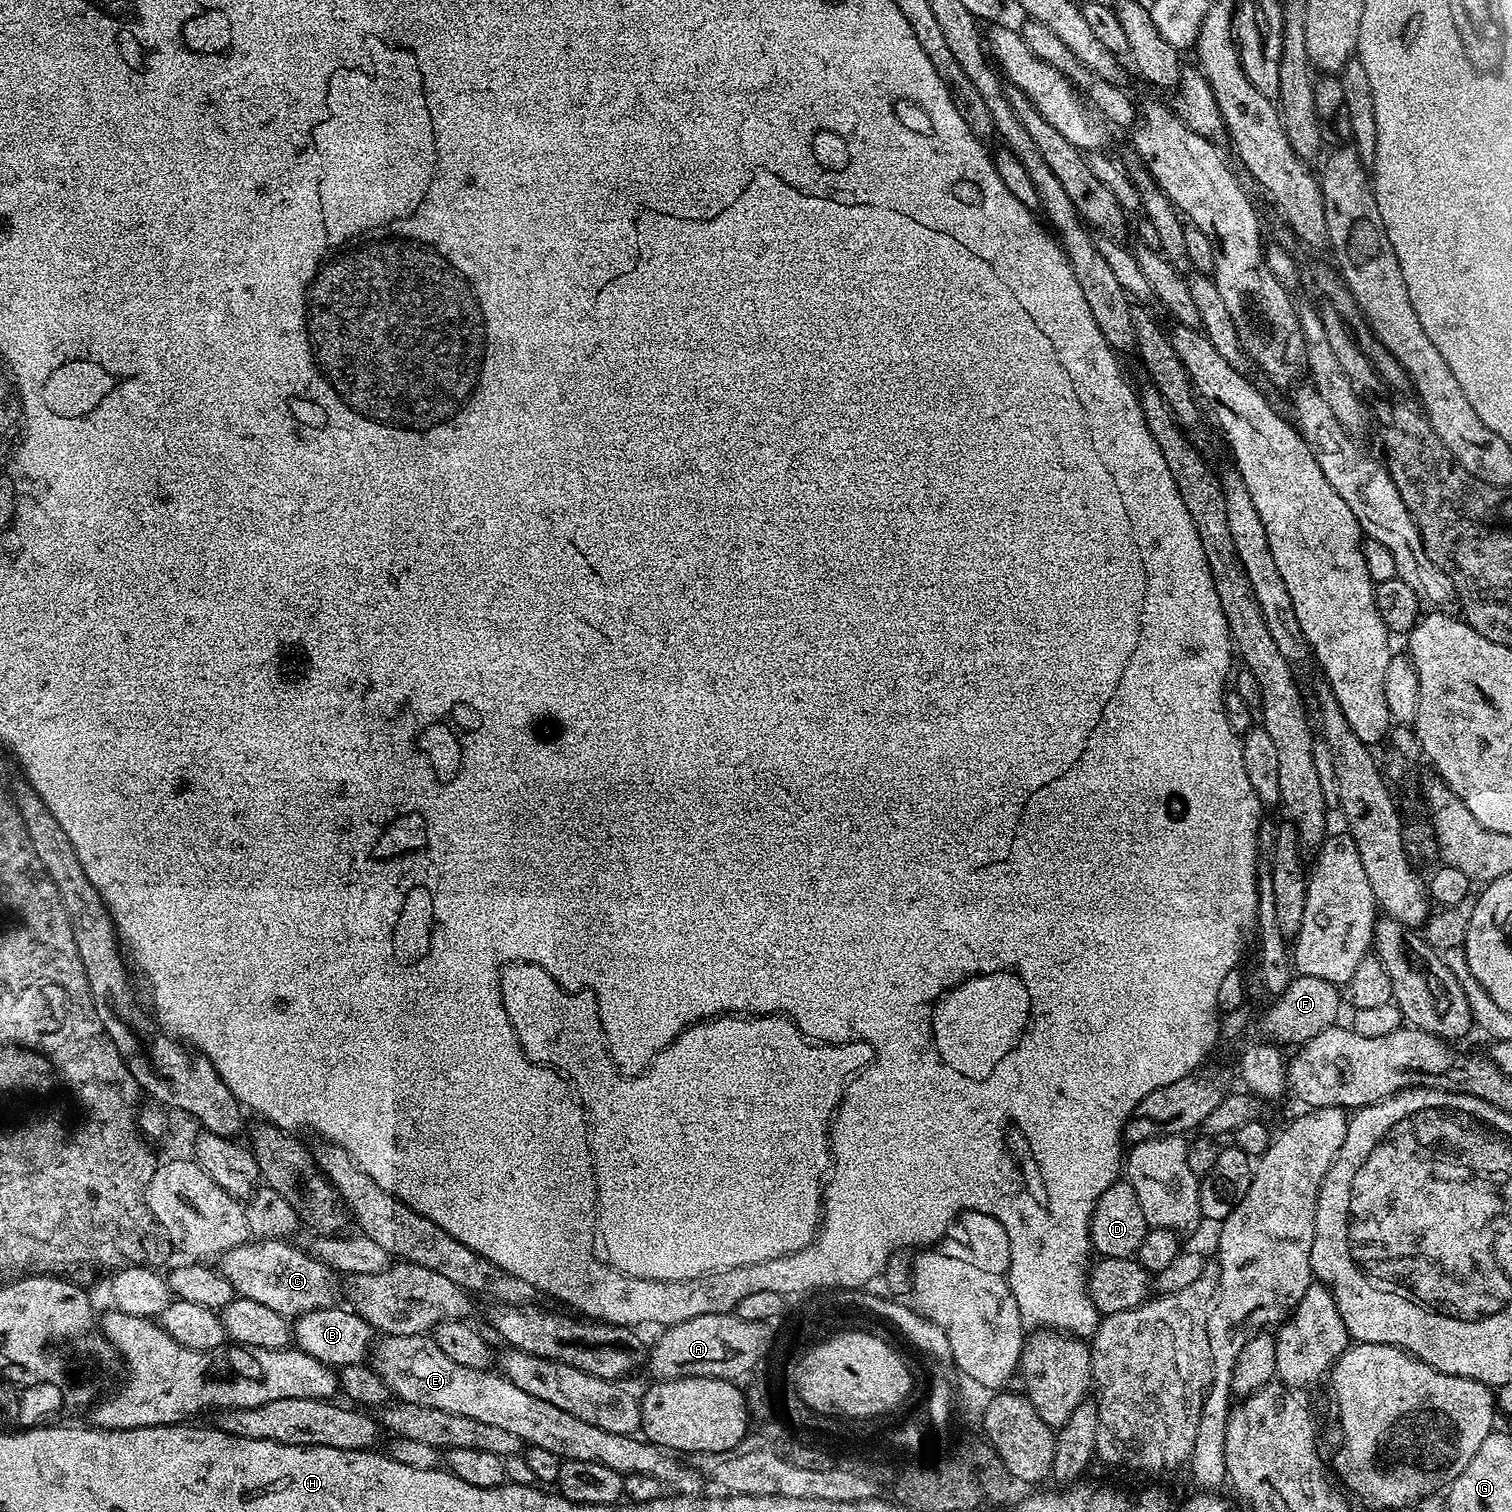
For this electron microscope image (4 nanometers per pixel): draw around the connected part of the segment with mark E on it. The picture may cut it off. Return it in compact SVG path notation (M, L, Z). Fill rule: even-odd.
M431 1335L422 1336L385 1336L375 1341L370 1353L370 1366L386 1382L389 1393L397 1401L418 1406L434 1406L434 1410L446 1410L446 1414L462 1414L462 1418L474 1418L477 1422L487 1422L490 1426L499 1426L509 1434L518 1434L525 1445L543 1446L546 1450L558 1454L561 1461L577 1460L578 1462L602 1462L602 1466L610 1466L621 1474L650 1474L658 1478L673 1493L682 1496L694 1496L701 1491L700 1475L690 1466L679 1464L675 1455L669 1454L657 1444L650 1444L639 1435L623 1436L610 1434L606 1430L598 1430L598 1426L590 1426L590 1422L582 1422L582 1418L574 1418L574 1414L566 1414L566 1410L558 1410L558 1406L550 1406L550 1402L542 1402L542 1398L534 1398L534 1394L526 1394L526 1390L518 1390L514 1382L510 1382L496 1370L471 1369L454 1362L444 1354Z

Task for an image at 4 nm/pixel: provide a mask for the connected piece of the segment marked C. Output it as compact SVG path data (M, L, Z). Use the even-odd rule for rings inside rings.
M285 1239L264 1240L263 1242L245 1242L226 1250L218 1257L218 1271L232 1284L236 1296L250 1298L254 1302L262 1302L262 1306L270 1306L270 1310L278 1310L278 1314L295 1318L310 1310L331 1308L337 1303L336 1295L341 1295L342 1284L339 1284L338 1273L331 1265L324 1263L311 1251L303 1252L295 1248Z

